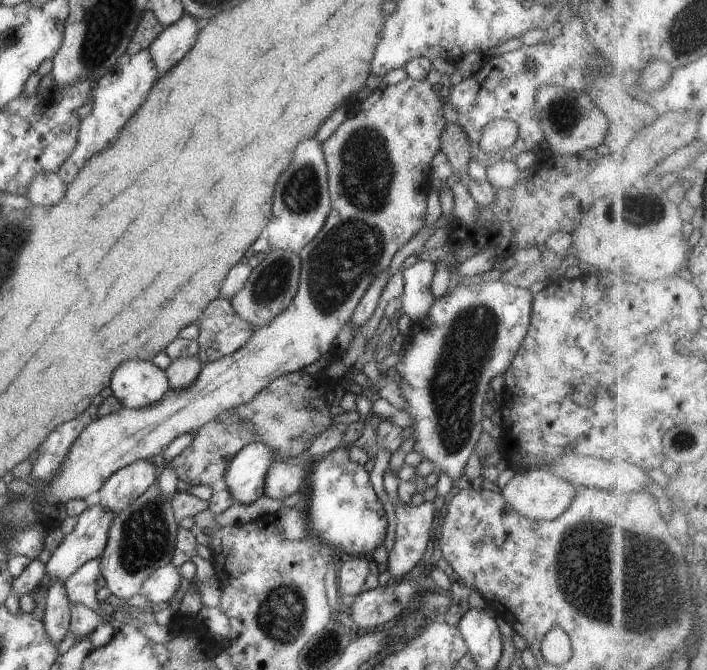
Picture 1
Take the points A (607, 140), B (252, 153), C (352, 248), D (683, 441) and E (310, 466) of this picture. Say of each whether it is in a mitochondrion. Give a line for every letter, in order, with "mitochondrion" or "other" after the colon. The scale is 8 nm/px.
A: other
B: other
C: mitochondrion
D: mitochondrion
E: other

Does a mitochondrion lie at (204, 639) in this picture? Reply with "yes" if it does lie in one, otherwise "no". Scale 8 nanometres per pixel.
no

